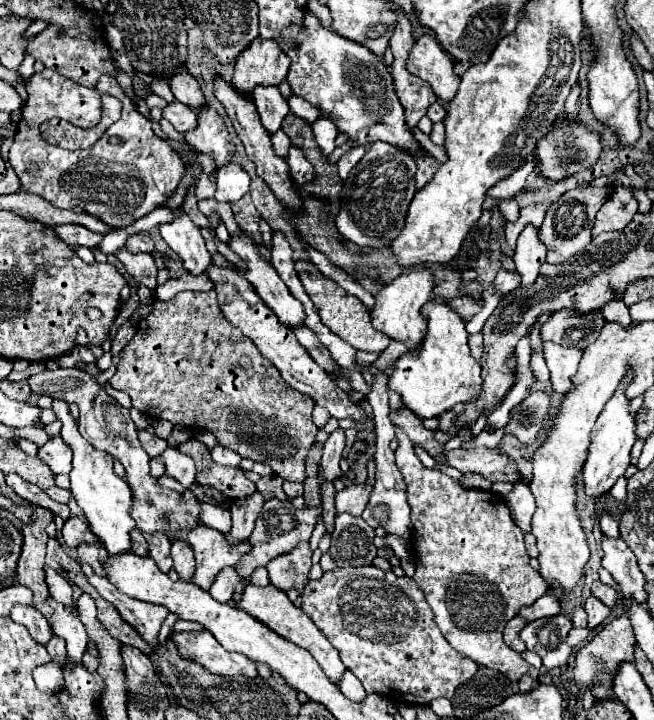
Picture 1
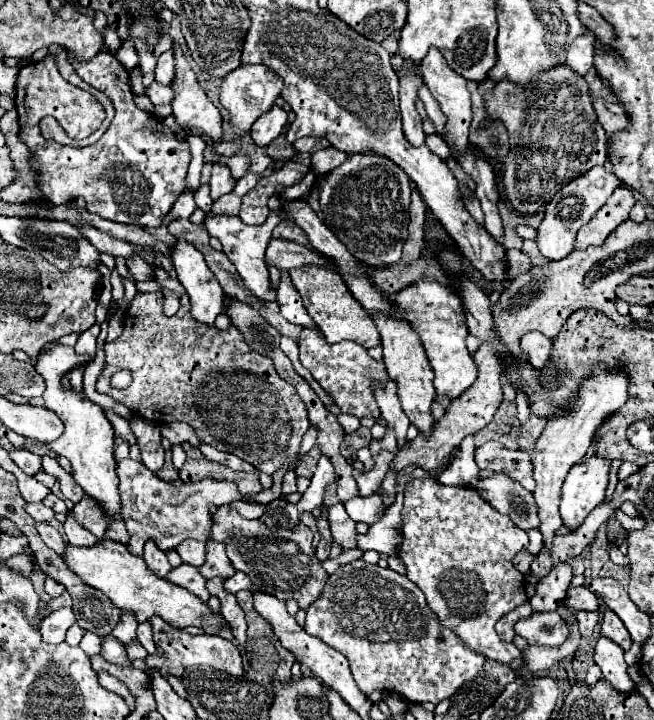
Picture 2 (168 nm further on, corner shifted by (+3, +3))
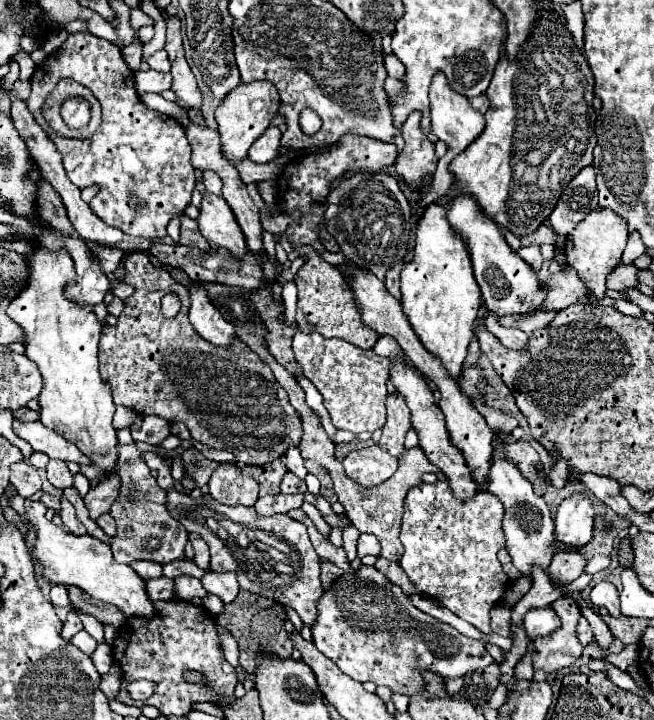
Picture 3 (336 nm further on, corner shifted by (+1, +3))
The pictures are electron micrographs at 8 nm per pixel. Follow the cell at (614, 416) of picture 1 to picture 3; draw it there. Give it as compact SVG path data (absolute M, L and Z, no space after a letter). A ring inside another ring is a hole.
M583 492L563 500L555 516L555 538L567 546L581 548L593 538L593 506Z

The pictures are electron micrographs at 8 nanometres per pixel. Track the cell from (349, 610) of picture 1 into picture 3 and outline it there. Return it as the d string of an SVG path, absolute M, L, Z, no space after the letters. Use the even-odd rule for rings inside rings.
M369 566L345 572L321 596L319 616L313 624L313 644L353 680L387 686L407 696L423 690L421 668L437 672L447 680L495 662L483 642L471 640L449 624L423 614L409 602L399 586Z

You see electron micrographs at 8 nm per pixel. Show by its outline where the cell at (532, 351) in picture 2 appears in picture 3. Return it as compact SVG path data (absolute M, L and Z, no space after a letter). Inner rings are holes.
M485 314L483 316L483 324L485 328L505 346L505 348L511 348L511 350L519 350L519 348L525 348L527 346L527 334L521 332L519 328L505 328L497 322L497 316L493 314Z

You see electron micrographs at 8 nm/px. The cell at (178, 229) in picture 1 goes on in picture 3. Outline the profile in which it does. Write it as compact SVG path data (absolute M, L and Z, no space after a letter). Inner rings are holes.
M199 286L197 288L191 288L191 308L189 308L189 320L195 328L195 332L215 344L215 346L231 346L233 340L235 340L235 330L233 330L233 324L229 324L221 314L219 310L209 302L205 290L201 290Z

